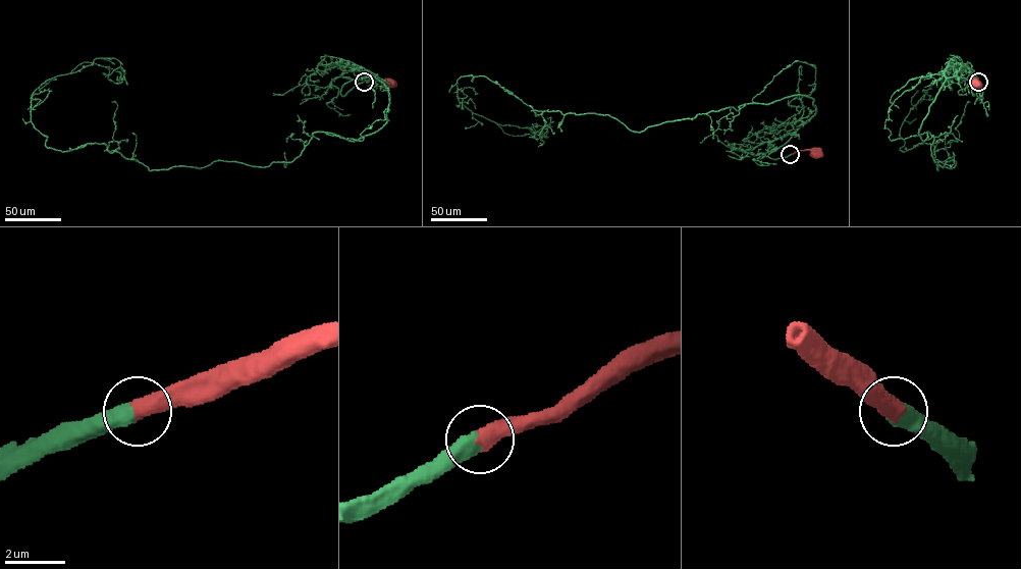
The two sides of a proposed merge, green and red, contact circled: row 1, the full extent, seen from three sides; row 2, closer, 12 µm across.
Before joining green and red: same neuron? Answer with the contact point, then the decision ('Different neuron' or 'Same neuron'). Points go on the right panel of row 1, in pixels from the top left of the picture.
Place: (978, 82). Same neuron

